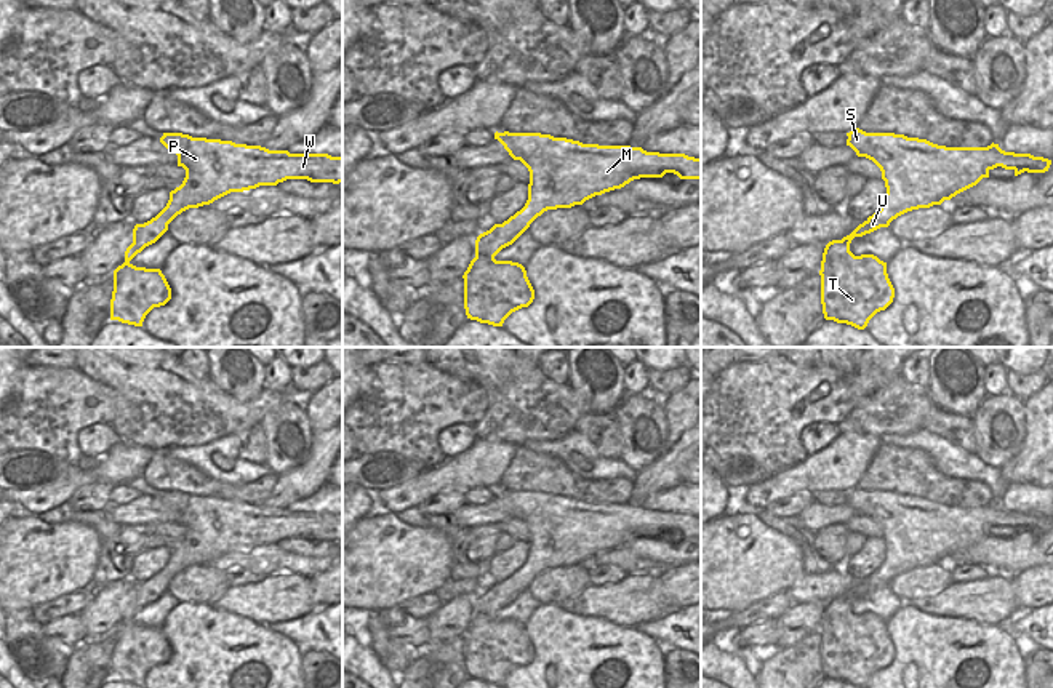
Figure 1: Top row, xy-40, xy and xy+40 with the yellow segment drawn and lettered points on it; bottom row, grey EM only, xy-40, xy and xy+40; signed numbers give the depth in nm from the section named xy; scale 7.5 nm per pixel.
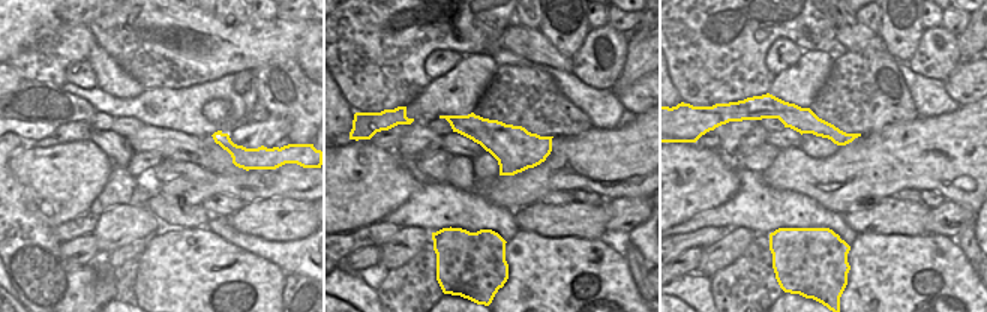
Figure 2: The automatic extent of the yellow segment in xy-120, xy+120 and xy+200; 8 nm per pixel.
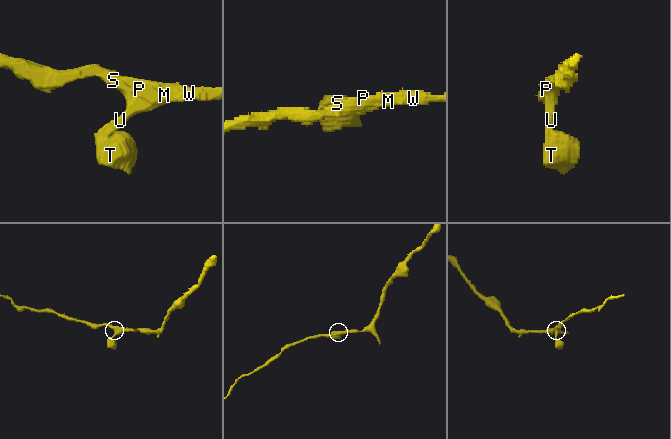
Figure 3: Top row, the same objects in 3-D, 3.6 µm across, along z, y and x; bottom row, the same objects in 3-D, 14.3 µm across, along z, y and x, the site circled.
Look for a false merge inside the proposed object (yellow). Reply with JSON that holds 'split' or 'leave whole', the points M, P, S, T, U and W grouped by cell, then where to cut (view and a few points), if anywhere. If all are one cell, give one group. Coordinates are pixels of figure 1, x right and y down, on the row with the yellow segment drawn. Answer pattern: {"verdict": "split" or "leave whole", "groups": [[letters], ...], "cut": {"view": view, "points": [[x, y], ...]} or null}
{"verdict": "leave whole", "groups": [["M", "P", "S", "T", "U", "W"]], "cut": null}

